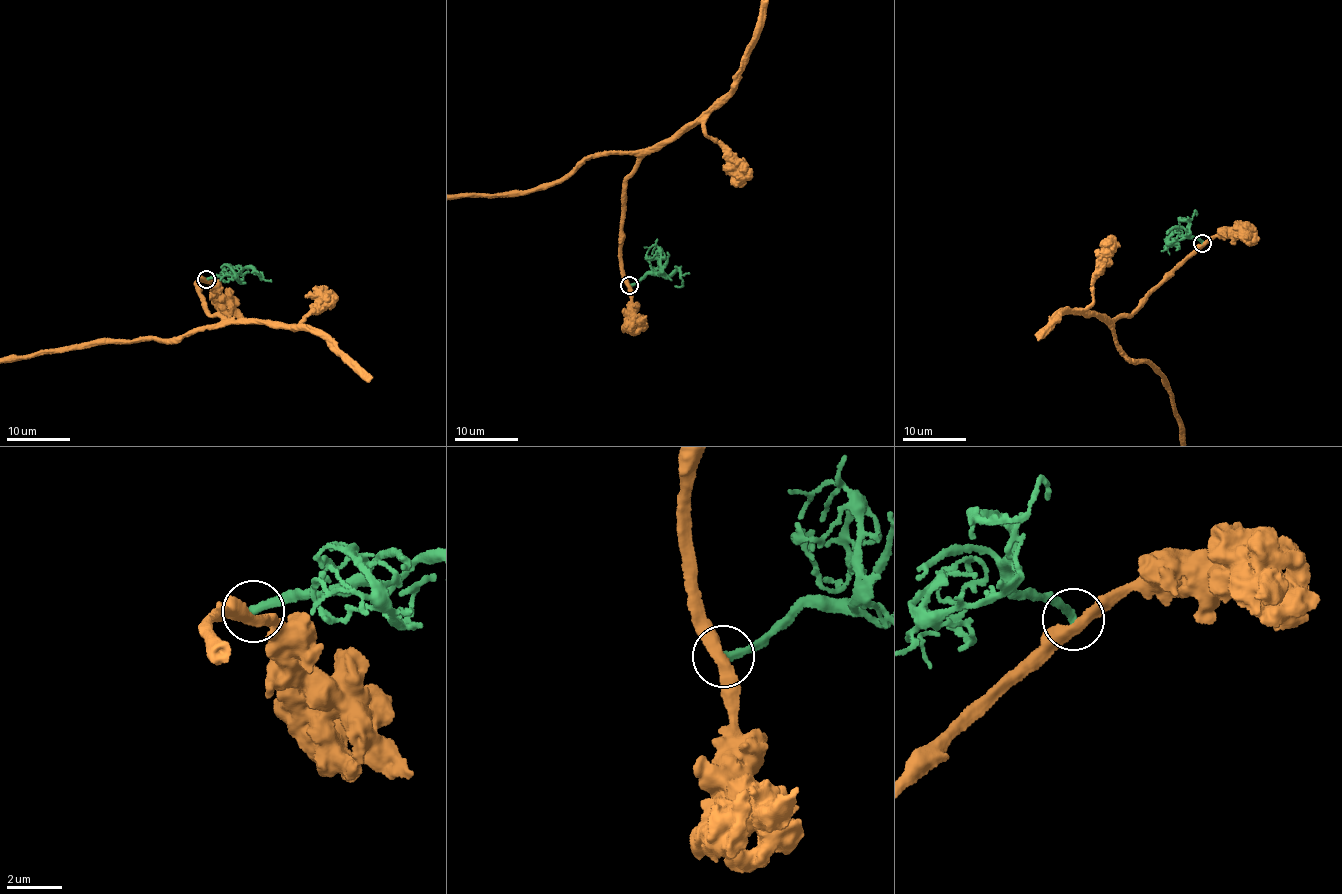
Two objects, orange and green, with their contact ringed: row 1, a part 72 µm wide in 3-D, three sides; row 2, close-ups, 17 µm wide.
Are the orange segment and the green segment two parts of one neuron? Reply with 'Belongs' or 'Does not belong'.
Does not belong

